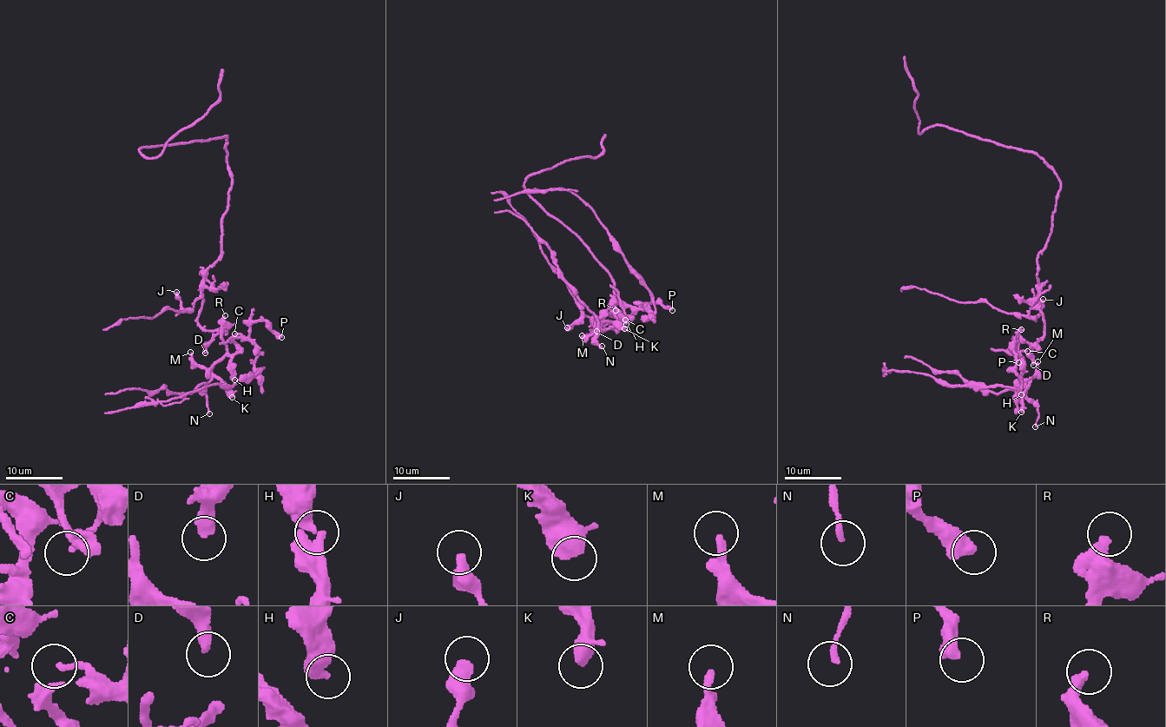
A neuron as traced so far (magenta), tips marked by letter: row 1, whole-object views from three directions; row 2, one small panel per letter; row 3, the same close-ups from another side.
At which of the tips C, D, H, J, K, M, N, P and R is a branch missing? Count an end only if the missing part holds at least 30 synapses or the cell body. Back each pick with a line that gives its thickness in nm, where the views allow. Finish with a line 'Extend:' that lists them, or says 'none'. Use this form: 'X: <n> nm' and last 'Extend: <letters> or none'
Extend: none

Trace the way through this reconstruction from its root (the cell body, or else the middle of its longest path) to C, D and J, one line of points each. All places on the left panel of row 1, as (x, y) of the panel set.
C: (205, 278), (197, 322), (207, 330), (226, 327), (222, 341), (230, 354), (240, 336), (234, 333)
D: (205, 278), (203, 300), (197, 322), (207, 330), (221, 331), (206, 346), (205, 353)
J: (205, 278), (205, 287), (192, 308), (183, 308), (176, 292)

